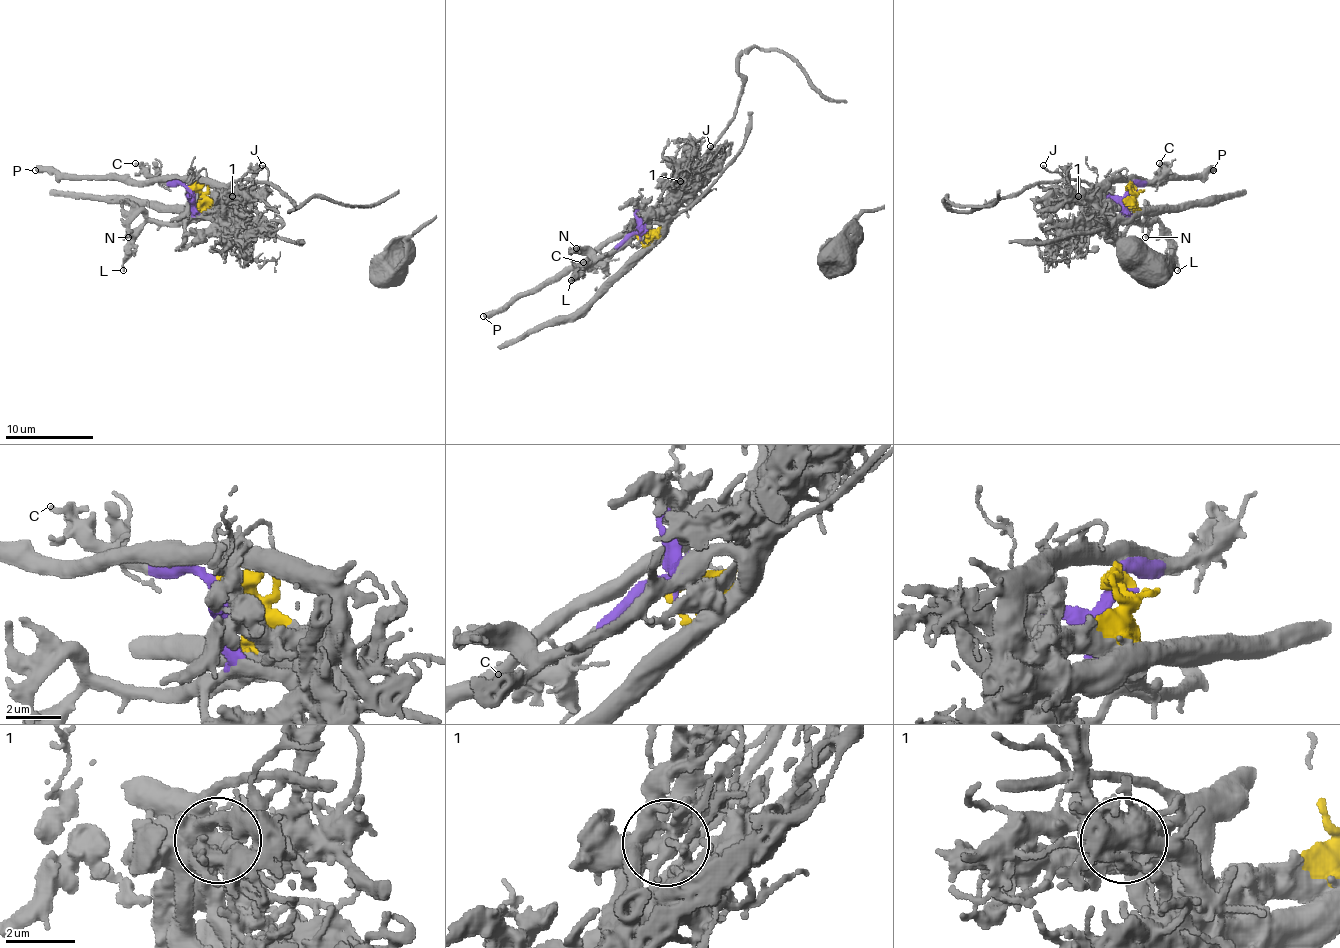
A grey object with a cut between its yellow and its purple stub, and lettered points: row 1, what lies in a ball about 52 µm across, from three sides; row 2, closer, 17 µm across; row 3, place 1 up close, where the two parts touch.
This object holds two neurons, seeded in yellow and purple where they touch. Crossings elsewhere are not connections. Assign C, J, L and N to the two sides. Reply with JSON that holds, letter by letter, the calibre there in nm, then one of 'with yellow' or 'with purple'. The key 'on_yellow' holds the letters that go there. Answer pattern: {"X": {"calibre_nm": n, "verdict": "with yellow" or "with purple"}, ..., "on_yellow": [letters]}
{"C": {"calibre_nm": 180, "verdict": "with purple"}, "J": {"calibre_nm": 150, "verdict": "with yellow"}, "L": {"calibre_nm": 150, "verdict": "with purple"}, "N": {"calibre_nm": 240, "verdict": "with purple"}, "on_yellow": ["J"]}

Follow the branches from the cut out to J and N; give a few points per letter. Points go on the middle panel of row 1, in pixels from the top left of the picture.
J: (638, 234), (651, 234), (660, 225), (689, 168), (711, 146)
N: (638, 234), (640, 230), (609, 252), (598, 254), (576, 247)

